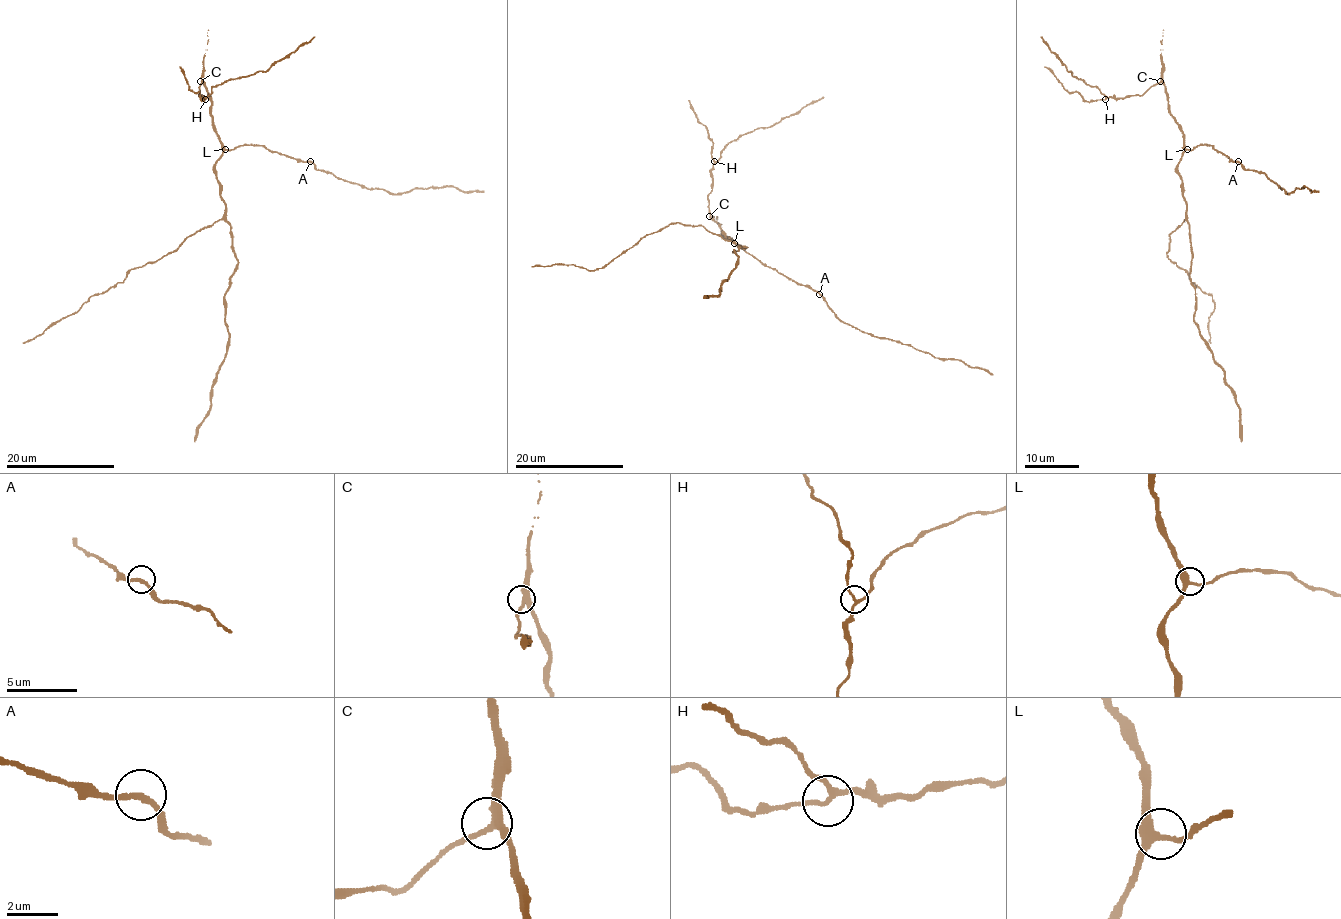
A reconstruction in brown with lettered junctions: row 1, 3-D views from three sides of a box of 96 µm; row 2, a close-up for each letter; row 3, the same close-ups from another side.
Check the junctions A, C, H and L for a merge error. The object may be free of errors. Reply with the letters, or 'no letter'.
H

